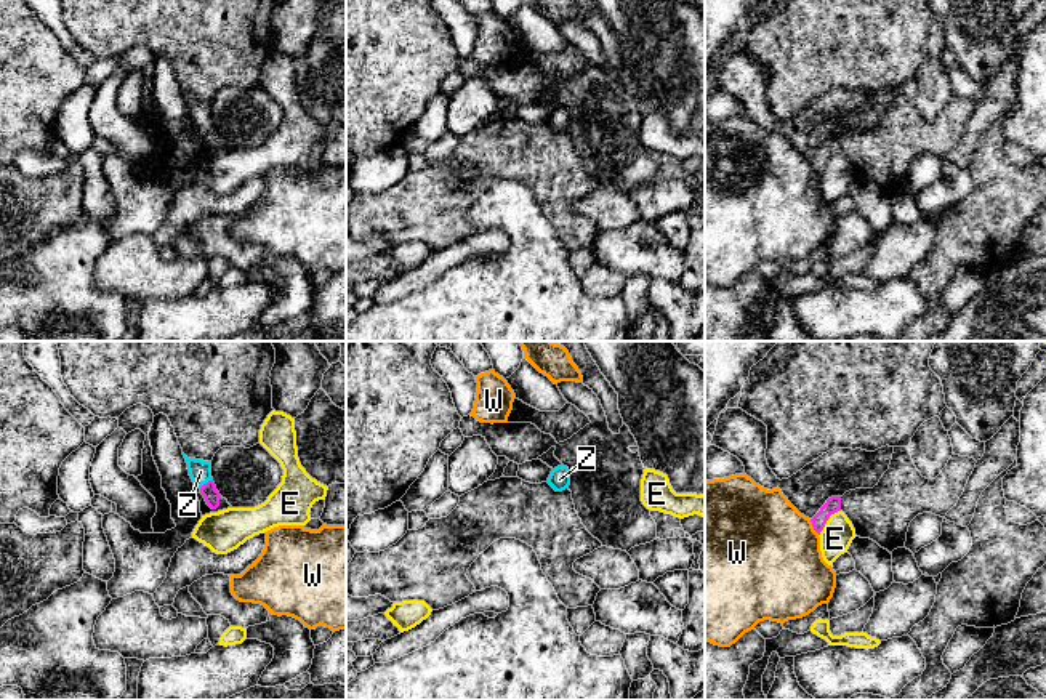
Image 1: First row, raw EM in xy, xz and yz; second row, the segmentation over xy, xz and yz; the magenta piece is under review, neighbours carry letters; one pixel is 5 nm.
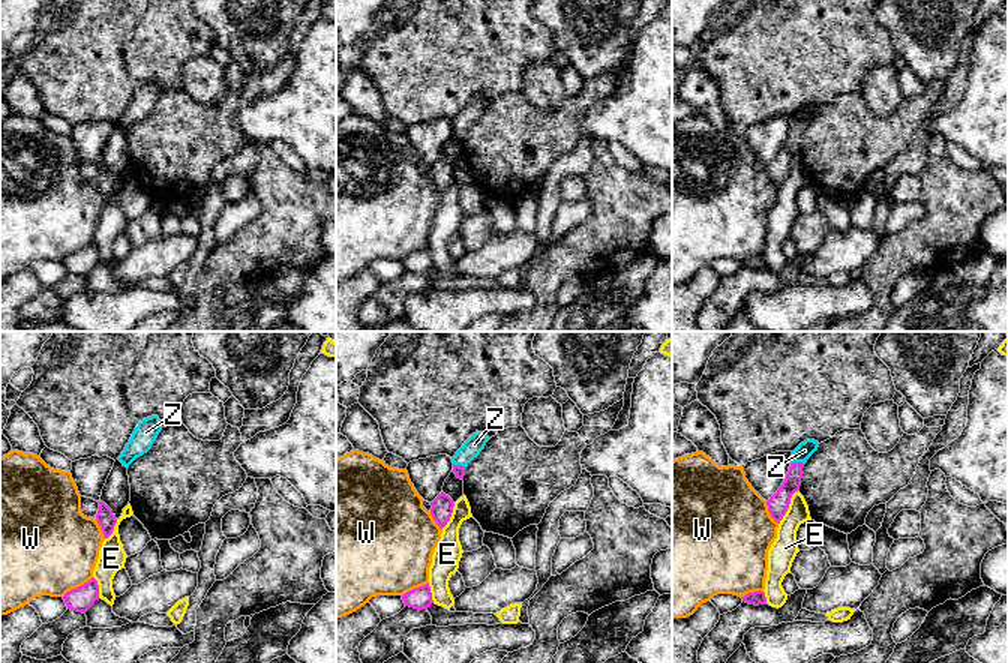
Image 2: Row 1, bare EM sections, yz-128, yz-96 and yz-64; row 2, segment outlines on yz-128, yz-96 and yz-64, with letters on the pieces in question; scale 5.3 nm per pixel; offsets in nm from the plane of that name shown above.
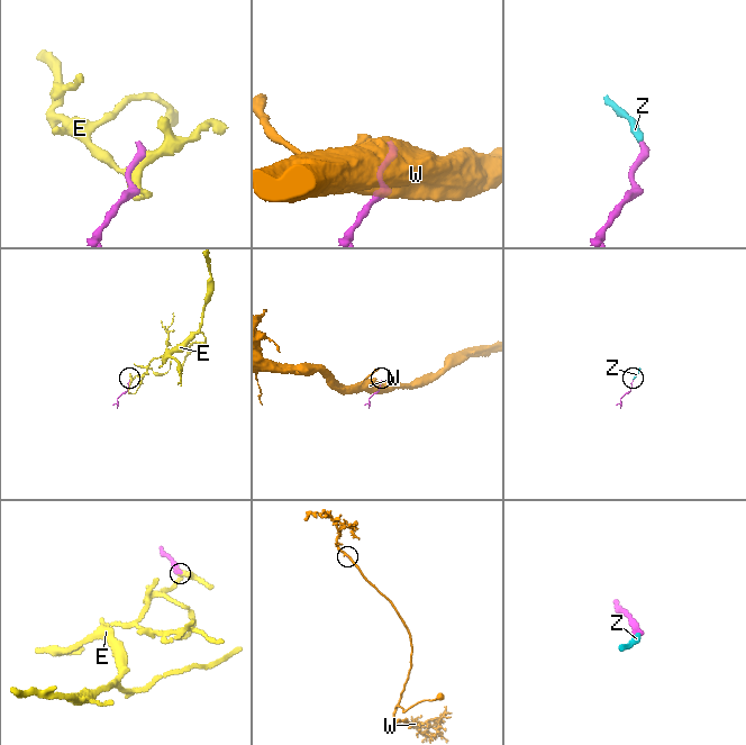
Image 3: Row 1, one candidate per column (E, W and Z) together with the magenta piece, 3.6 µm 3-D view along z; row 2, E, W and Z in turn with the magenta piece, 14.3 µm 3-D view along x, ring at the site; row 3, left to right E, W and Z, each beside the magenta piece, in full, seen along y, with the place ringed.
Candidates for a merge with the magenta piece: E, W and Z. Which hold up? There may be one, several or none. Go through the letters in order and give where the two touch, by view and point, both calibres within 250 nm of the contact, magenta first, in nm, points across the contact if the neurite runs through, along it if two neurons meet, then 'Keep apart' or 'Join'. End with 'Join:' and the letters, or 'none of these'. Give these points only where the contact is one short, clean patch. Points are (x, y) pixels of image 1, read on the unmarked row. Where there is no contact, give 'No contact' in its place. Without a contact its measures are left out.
E: Touches magenta at yz (827, 160). Thickness 80 nm (magenta) against 160 nm. Keep apart
W: Touches magenta at yz (812, 167). Thickness 80 nm (magenta) against 500 nm. Keep apart
Z: Touches magenta at xy (207, 124). Thickness 80 nm (magenta) against 110 nm. Path across: xy (209, 132), (207, 124), (201, 112). Join
Join: Z

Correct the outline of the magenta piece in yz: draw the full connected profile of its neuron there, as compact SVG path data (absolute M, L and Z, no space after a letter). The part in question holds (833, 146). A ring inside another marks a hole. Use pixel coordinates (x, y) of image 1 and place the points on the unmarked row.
M841 138L828 139L820 152L811 160L814 171L820 176L830 157L838 152L841 152Z

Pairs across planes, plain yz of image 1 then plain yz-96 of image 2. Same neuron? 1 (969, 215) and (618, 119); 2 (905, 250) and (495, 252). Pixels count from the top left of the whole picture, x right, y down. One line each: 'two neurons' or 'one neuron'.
1: two neurons
2: one neuron

